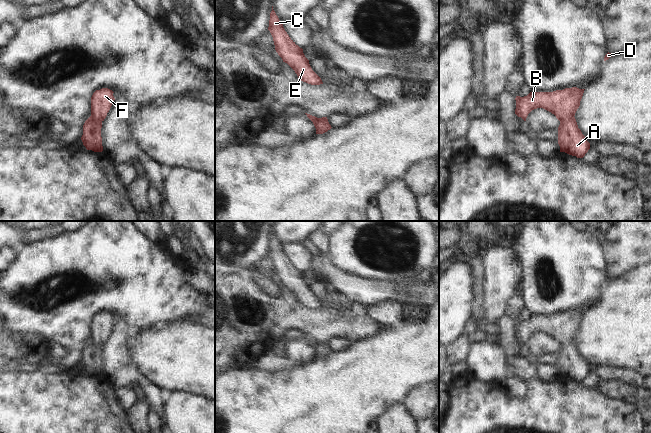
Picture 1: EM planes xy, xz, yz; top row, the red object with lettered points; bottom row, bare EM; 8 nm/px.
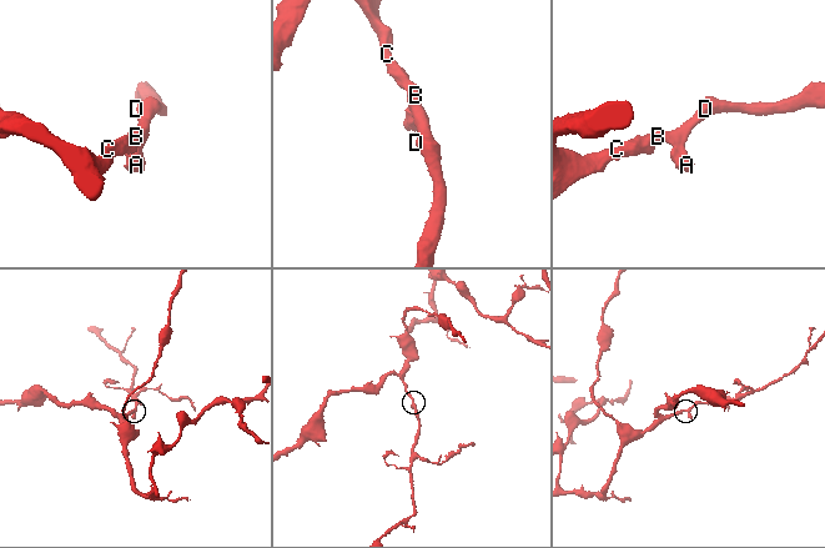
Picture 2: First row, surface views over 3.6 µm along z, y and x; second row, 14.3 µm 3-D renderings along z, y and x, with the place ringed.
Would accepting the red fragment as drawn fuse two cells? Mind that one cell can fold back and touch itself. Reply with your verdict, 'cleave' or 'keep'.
keep

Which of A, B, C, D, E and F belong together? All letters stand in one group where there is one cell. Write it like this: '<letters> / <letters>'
A B C D E F

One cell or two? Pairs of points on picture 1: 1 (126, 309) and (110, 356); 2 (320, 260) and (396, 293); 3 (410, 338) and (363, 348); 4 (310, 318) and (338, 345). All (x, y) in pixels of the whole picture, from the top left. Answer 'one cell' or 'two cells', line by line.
1: two cells
2: one cell
3: one cell
4: two cells

